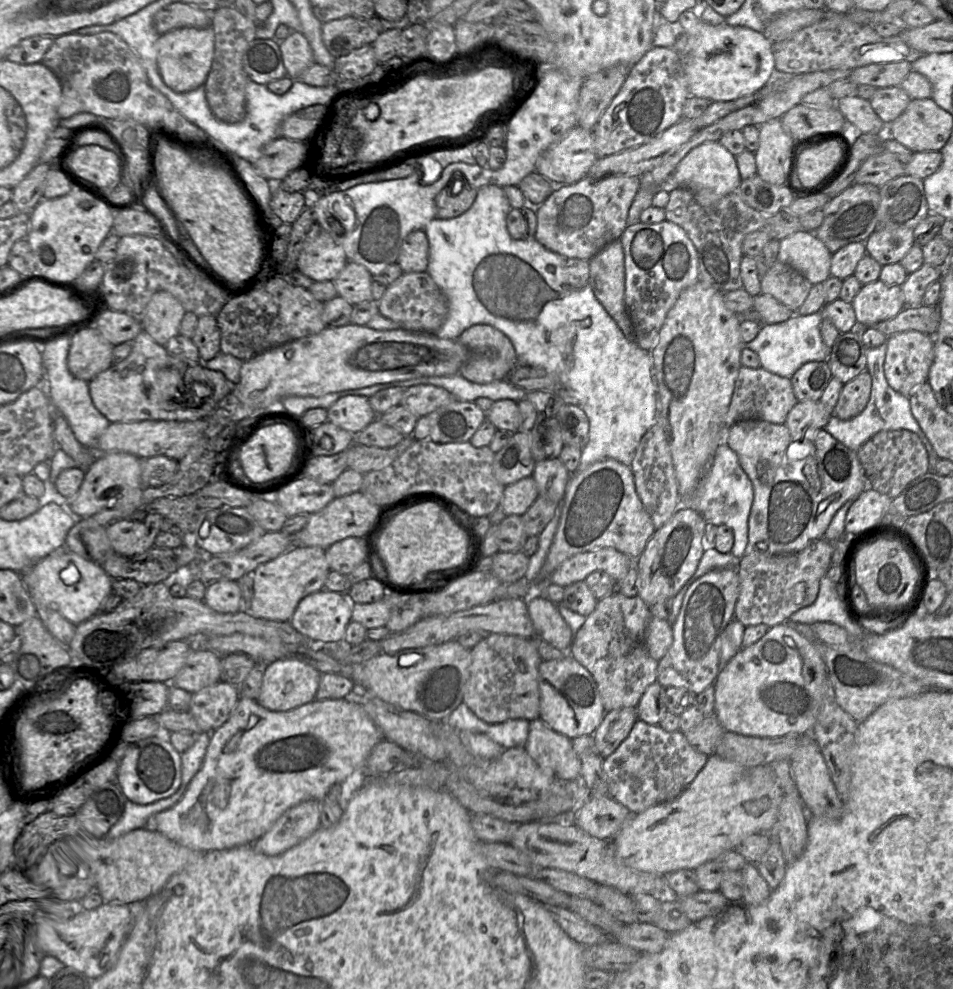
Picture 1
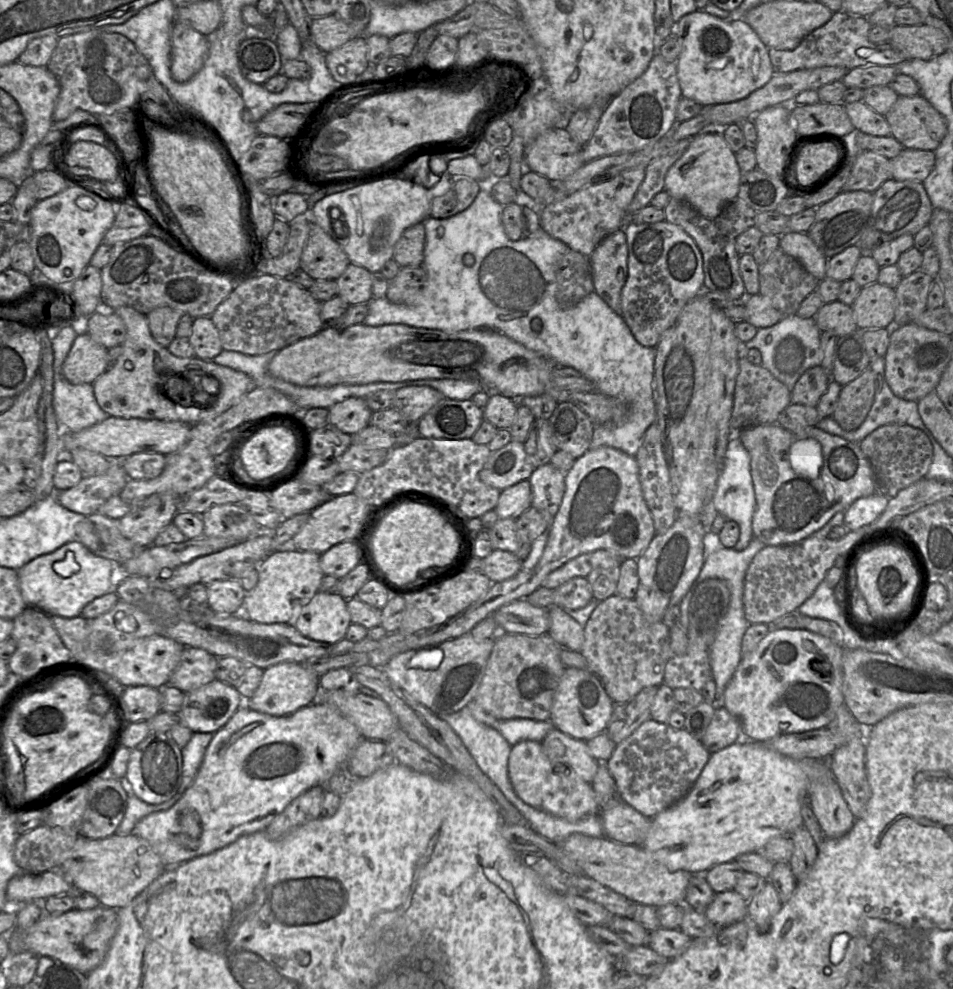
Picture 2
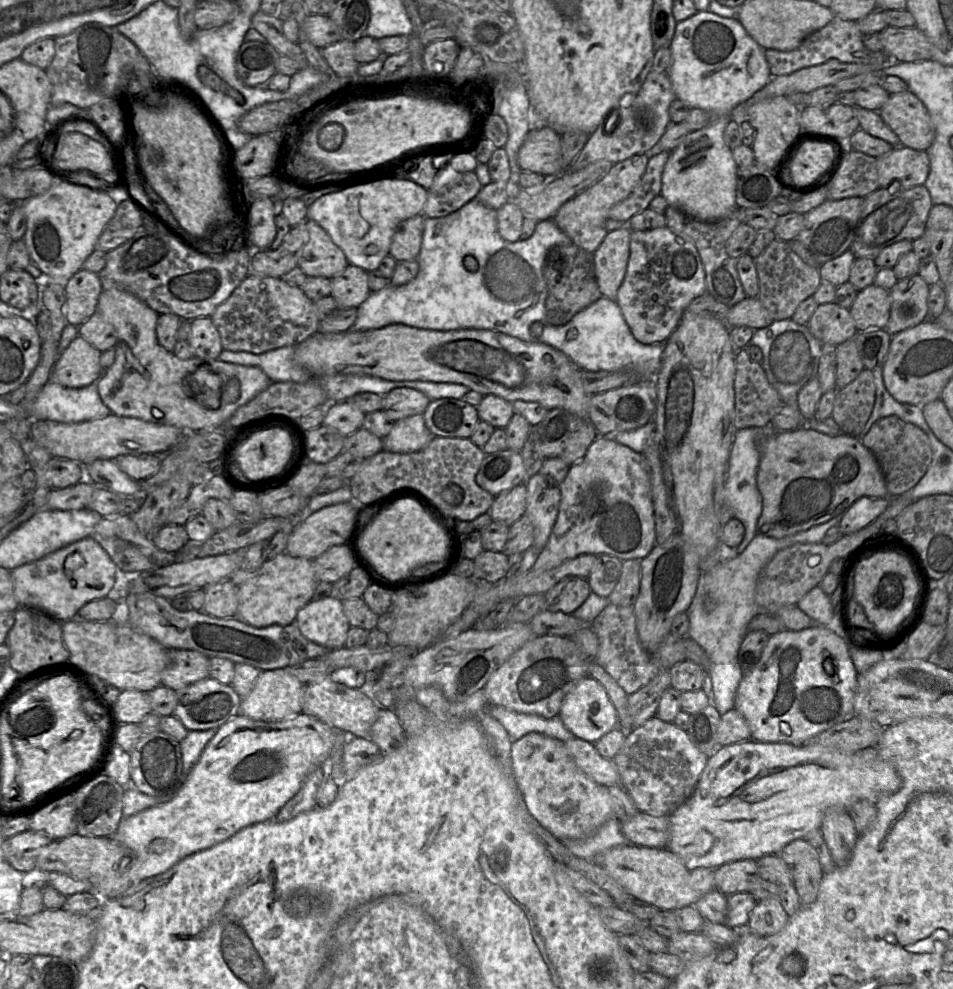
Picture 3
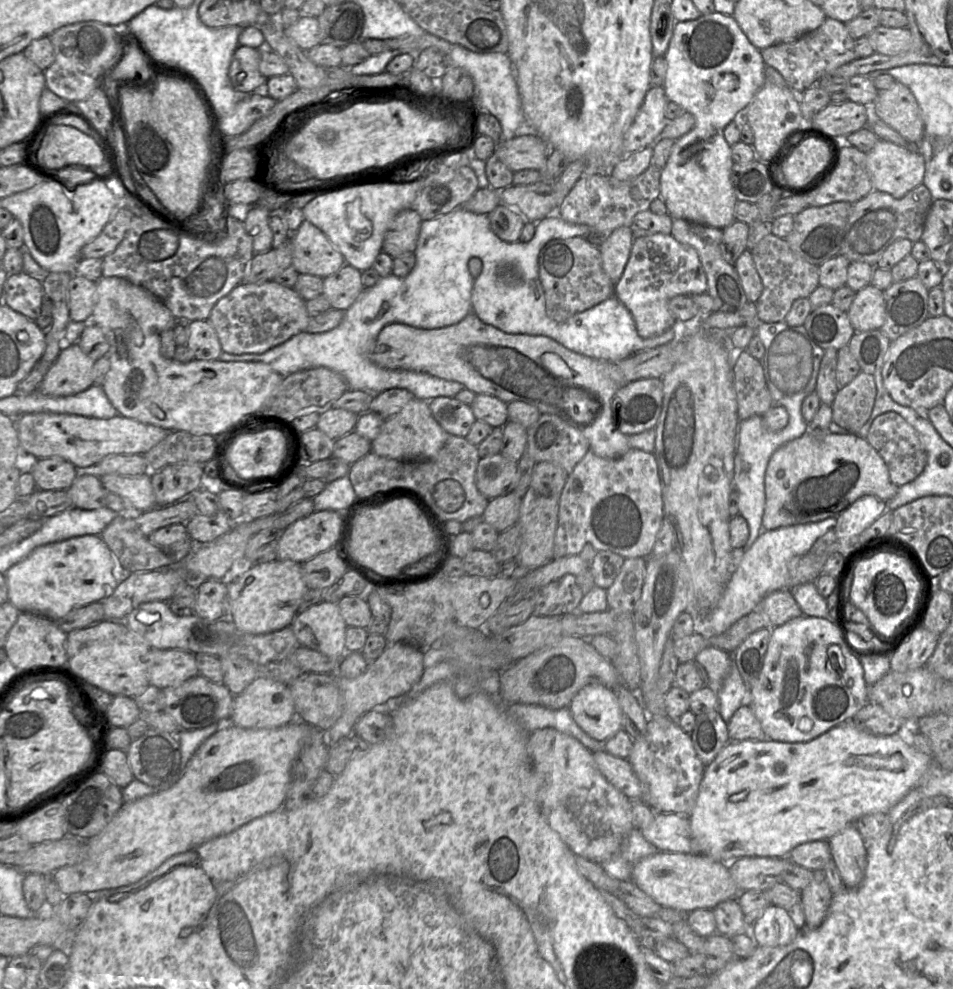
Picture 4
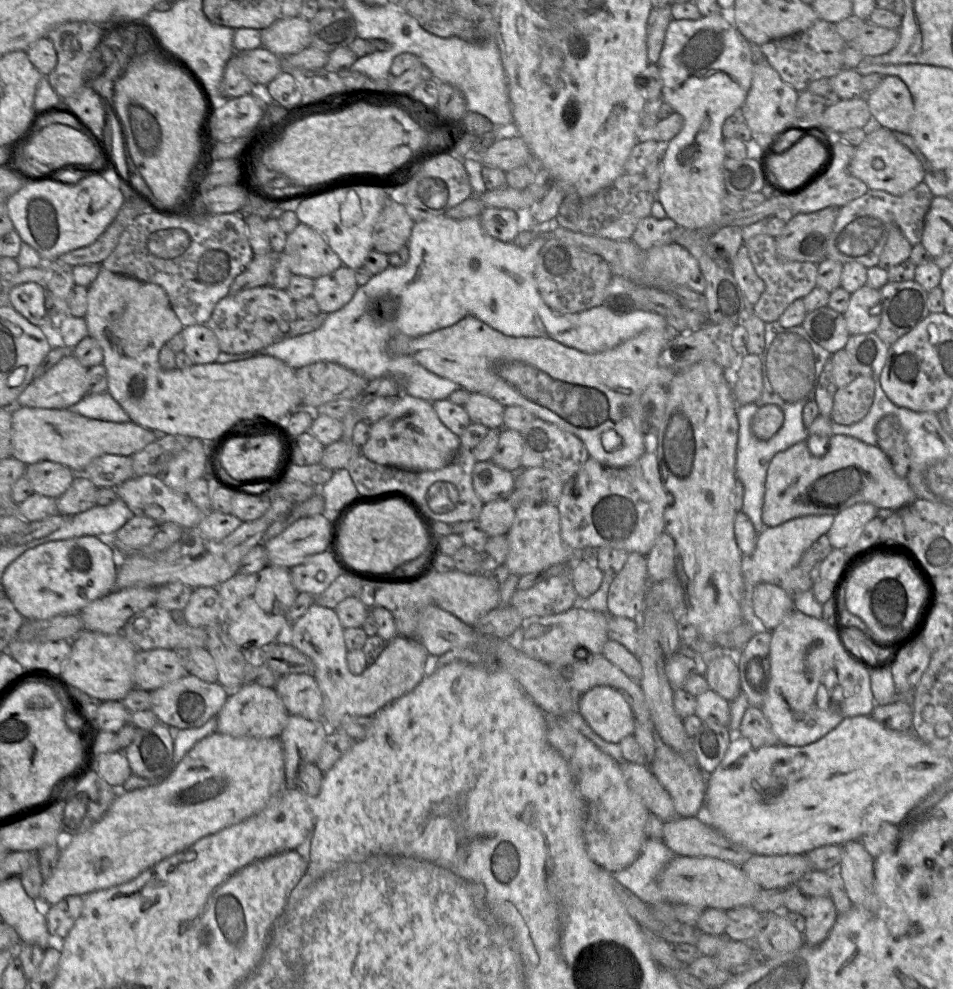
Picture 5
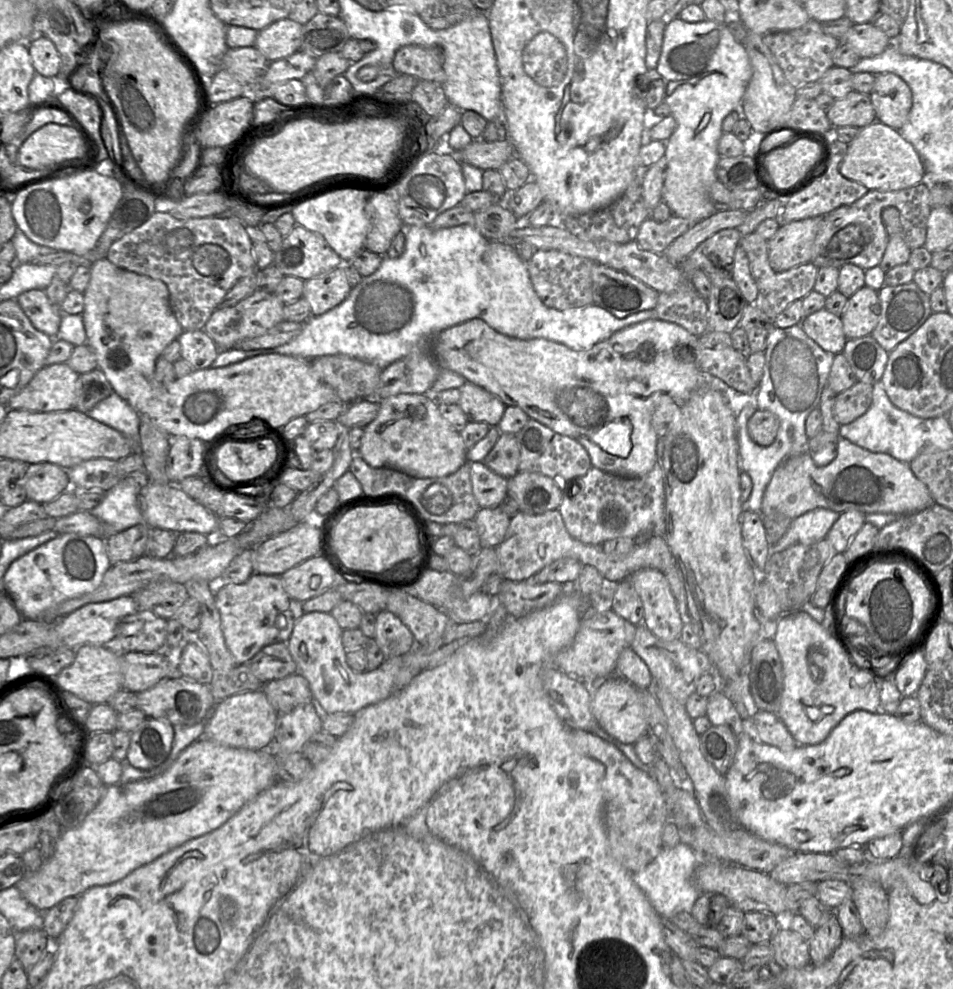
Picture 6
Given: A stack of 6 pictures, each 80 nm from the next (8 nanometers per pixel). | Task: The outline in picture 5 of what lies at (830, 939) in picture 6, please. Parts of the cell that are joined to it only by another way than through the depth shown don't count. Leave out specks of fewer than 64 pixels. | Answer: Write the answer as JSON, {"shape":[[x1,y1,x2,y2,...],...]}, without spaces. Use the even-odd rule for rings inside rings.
{"shape":[[830,896,810,897,806,928,803,933,805,944,820,945,829,935,837,919,836,907]]}

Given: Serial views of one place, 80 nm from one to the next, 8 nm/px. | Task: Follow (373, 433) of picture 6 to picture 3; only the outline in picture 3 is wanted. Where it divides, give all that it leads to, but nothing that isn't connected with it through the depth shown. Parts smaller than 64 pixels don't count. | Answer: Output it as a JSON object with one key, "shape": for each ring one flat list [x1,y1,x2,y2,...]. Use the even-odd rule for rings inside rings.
{"shape":[[423,414,409,416,396,421,391,431,382,438,383,451,417,452,424,449,434,437,425,425]]}

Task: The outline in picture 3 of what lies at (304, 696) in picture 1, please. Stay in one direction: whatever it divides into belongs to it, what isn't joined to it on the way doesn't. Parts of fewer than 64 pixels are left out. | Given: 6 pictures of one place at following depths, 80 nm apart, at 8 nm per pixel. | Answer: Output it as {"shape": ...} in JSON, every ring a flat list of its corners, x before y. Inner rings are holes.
{"shape":[[285,668,262,671,239,712,258,721,283,720,302,713,304,693,305,684]]}

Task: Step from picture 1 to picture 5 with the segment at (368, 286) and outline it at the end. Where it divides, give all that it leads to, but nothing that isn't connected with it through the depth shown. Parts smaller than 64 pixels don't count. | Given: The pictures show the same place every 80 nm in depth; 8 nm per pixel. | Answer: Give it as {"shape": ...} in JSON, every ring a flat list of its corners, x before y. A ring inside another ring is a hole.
{"shape":[[343,265,333,273,314,280,312,297,322,313,332,313,348,304,358,287,355,270]]}

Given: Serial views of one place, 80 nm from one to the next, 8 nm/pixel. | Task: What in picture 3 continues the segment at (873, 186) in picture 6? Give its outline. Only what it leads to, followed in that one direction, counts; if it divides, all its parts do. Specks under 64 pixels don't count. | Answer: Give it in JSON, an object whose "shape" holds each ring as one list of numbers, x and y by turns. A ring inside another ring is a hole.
{"shape":[[895,146,888,153,877,158,878,182,880,188,910,189,924,185,930,170,926,151,906,146]]}

